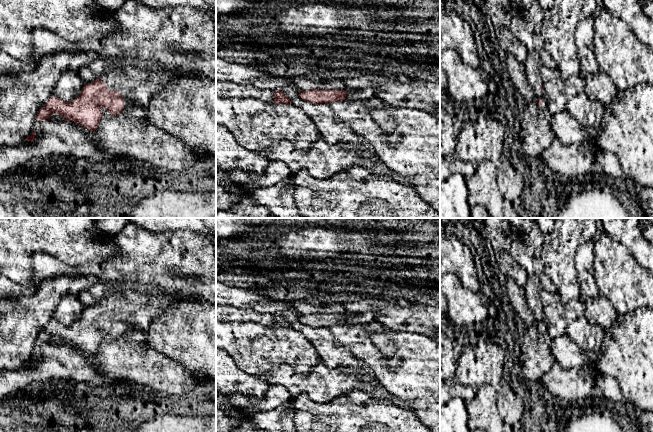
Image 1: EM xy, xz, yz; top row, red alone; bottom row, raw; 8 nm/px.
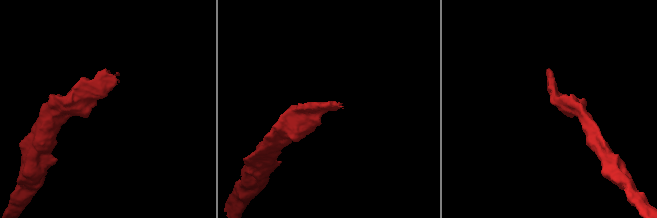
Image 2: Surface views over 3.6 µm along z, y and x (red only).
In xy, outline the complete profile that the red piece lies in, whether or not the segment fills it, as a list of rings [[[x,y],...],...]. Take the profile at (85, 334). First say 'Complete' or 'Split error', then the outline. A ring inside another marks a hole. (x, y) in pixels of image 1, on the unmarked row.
Split error. [[[110,281],[105,283],[107,292],[103,299],[91,307],[84,308],[80,318],[72,325],[66,326],[62,323],[51,320],[42,332],[39,333],[36,344],[51,343],[50,337],[58,337],[65,345],[74,345],[87,354],[95,355],[102,342],[102,332],[105,332],[109,338],[118,339],[125,331],[137,329],[142,333],[146,332],[153,319],[155,319],[165,307],[173,303],[184,302],[178,295],[168,293],[166,295],[143,293],[151,302],[150,305],[132,304],[122,298],[122,293],[129,289],[124,283]]]

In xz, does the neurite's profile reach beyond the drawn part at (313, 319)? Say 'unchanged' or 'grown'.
grown

